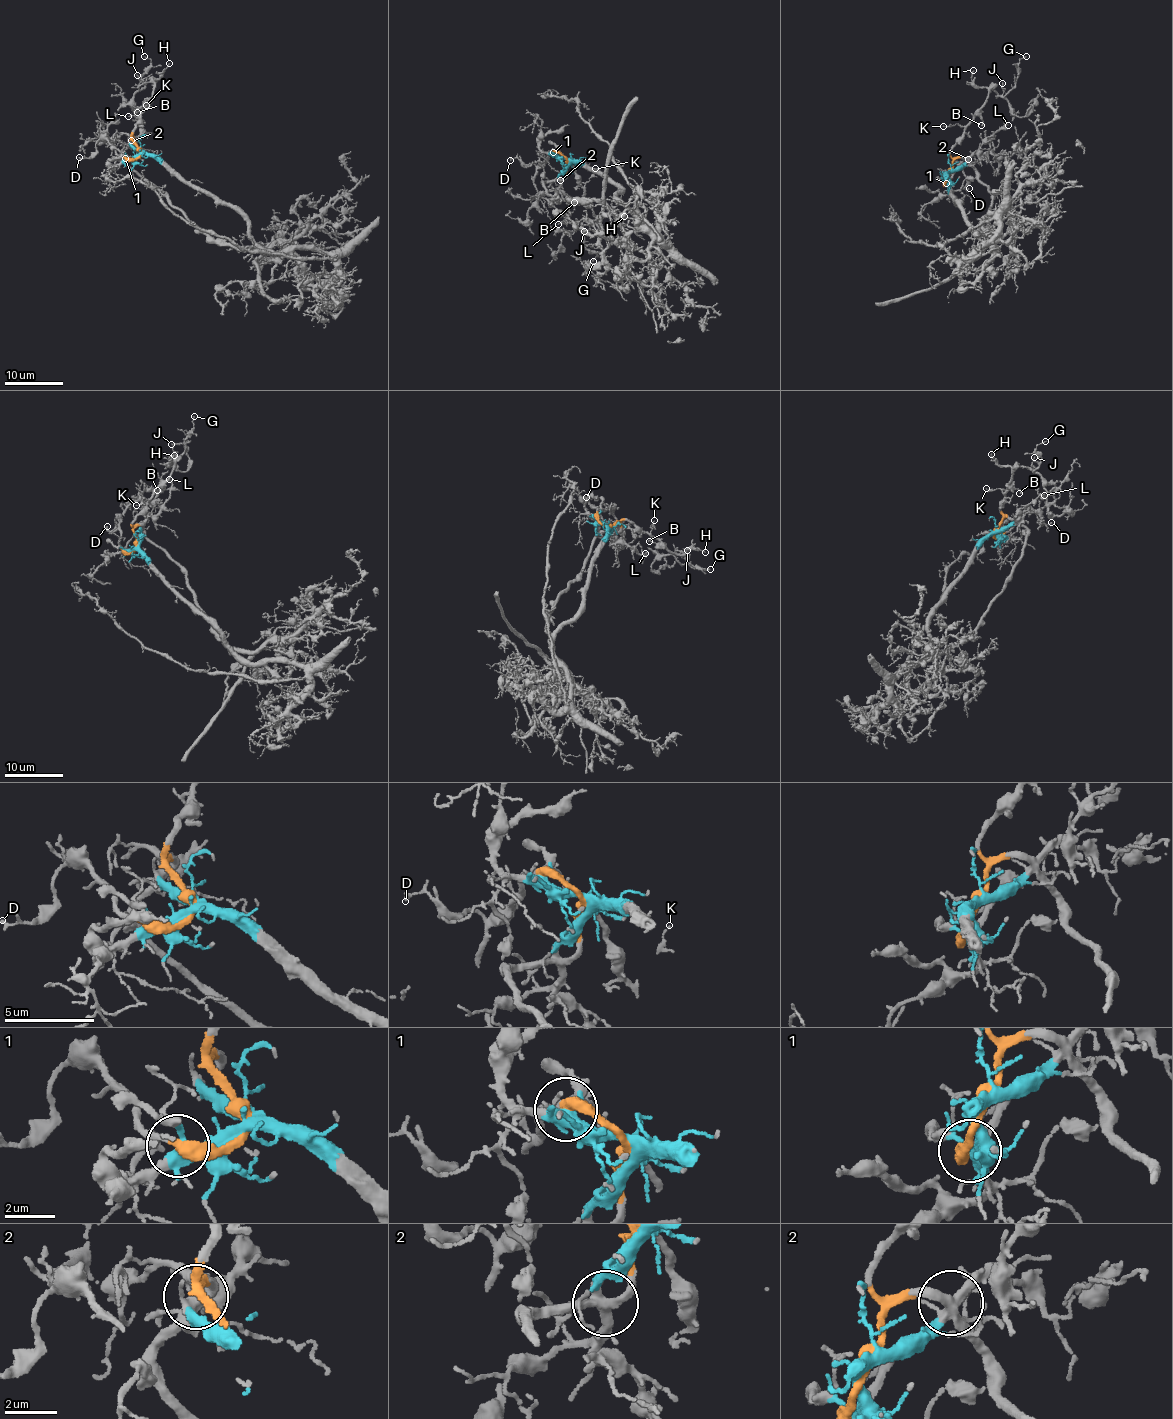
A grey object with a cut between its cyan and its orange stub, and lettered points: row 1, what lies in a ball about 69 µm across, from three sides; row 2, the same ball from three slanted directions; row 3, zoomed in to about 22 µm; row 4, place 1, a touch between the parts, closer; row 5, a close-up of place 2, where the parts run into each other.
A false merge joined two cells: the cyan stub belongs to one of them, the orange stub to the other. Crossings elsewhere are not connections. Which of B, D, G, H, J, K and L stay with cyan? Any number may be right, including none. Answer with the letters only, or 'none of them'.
L

